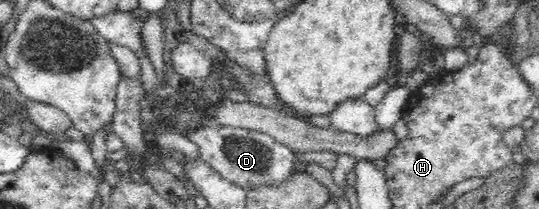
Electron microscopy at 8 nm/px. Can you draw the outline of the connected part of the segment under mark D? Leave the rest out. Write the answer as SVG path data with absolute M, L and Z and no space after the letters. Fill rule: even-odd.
M210 122L197 127L185 127L180 130L180 134L196 146L199 156L225 180L244 189L260 182L280 183L286 176L300 171L300 164L293 159L293 150L256 130Z

